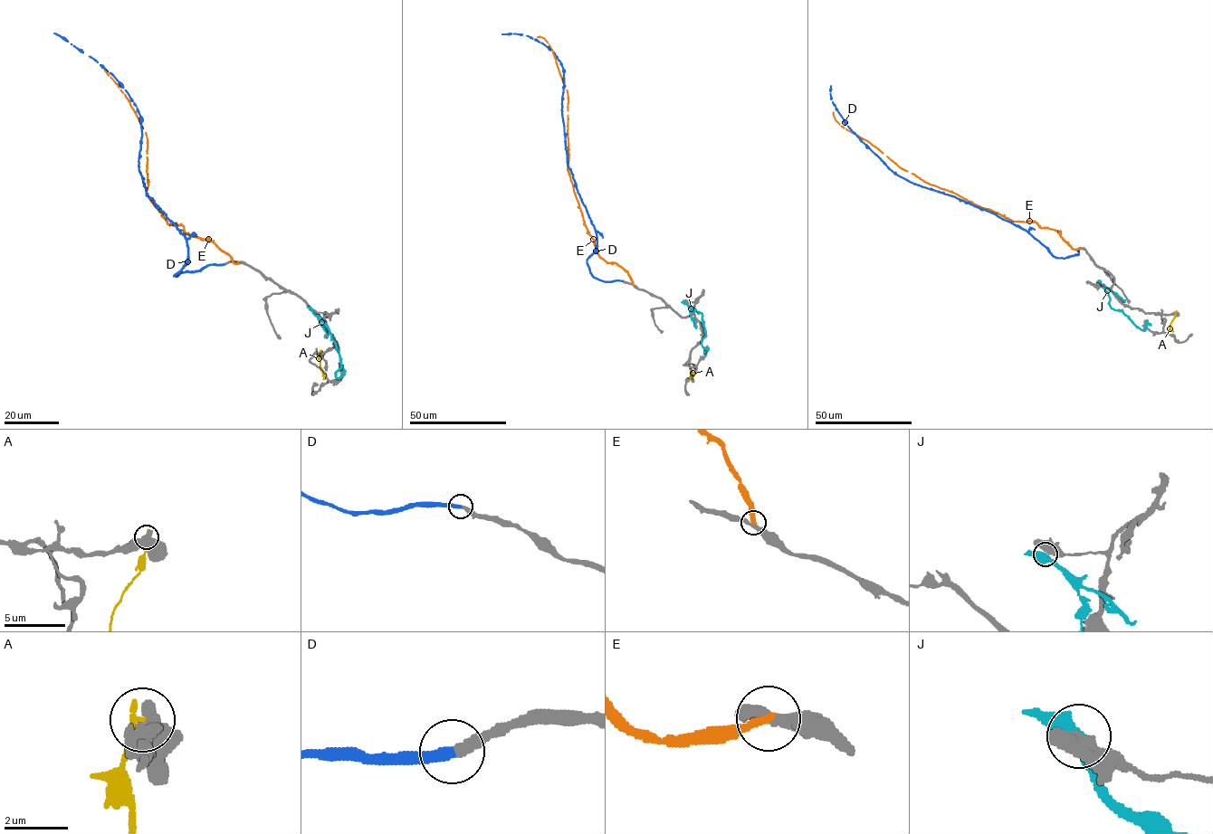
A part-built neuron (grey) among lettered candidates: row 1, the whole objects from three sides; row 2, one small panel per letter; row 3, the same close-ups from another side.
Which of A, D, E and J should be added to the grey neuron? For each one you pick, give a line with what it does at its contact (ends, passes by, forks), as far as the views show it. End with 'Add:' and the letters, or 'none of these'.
D: It ends there
Add: D

